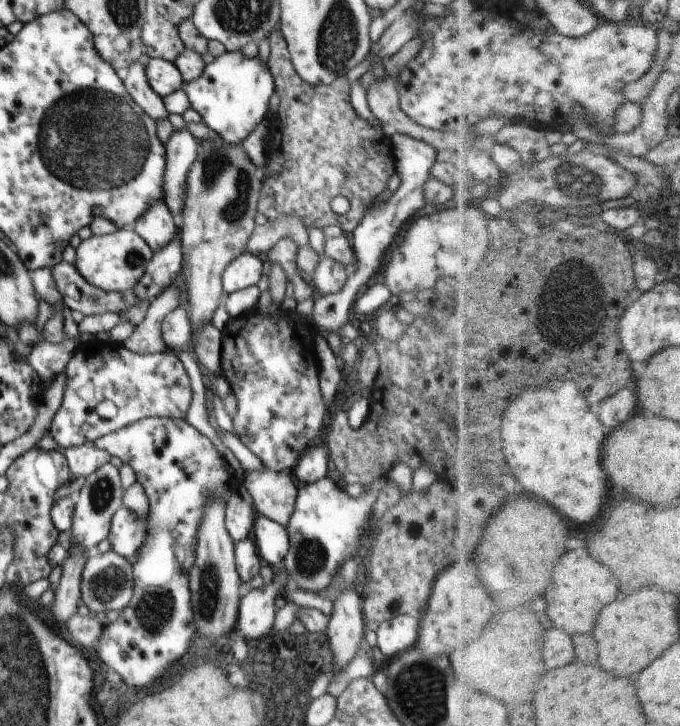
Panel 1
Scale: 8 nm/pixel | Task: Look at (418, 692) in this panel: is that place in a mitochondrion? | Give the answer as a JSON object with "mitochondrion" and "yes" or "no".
{"mitochondrion":"yes"}

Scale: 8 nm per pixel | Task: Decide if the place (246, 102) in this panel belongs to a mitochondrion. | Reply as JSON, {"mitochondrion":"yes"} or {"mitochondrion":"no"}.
{"mitochondrion":"no"}

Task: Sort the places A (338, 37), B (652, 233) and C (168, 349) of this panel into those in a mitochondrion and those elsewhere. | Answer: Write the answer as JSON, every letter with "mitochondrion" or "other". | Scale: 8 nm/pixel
{"A":"mitochondrion","B":"other","C":"other"}

